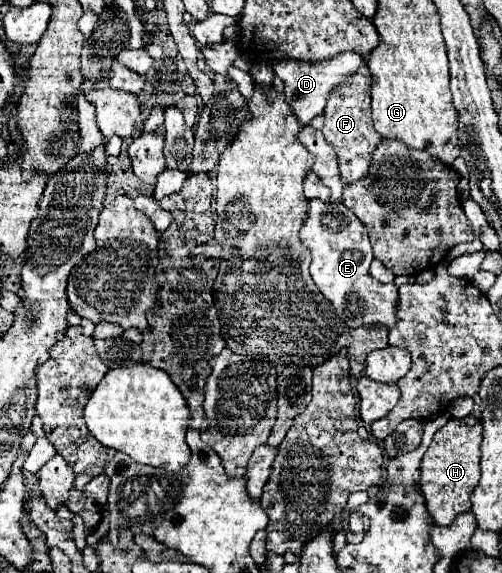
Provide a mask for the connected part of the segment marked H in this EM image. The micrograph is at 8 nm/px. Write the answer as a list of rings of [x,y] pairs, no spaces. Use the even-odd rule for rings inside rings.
[[[466,416],[466,418],[450,418],[446,426],[442,426],[436,434],[434,440],[430,444],[430,448],[426,450],[424,458],[422,458],[422,494],[426,498],[426,508],[432,516],[432,520],[438,526],[448,526],[450,522],[454,522],[454,518],[462,512],[470,510],[470,494],[472,490],[478,486],[480,480],[480,442],[482,442],[482,424],[478,418],[474,416]]]

